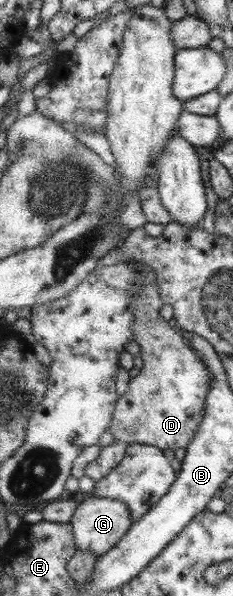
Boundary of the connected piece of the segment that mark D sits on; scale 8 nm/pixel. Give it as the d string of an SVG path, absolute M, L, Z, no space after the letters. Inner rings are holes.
M150 284L143 286L143 290L133 297L133 306L135 306L136 310L136 321L135 325L136 336L134 336L134 340L141 348L141 357L143 359L143 367L140 372L135 376L130 378L130 382L128 384L128 390L122 394L121 399L118 400L116 410L114 412L114 421L111 425L110 432L113 435L114 440L124 441L131 445L132 443L140 443L143 445L154 445L162 450L168 450L168 448L173 451L176 448L183 448L184 450L188 450L190 448L190 443L192 443L192 439L194 439L195 433L199 431L201 428L202 422L205 420L206 414L206 399L208 399L208 395L210 394L210 387L214 384L214 374L210 372L208 366L204 361L201 360L201 357L194 351L192 345L189 344L189 340L187 335L182 332L180 328L172 328L170 324L160 316L160 310L162 310L162 306L164 306L164 301L162 301L161 293L158 288L158 284Z

